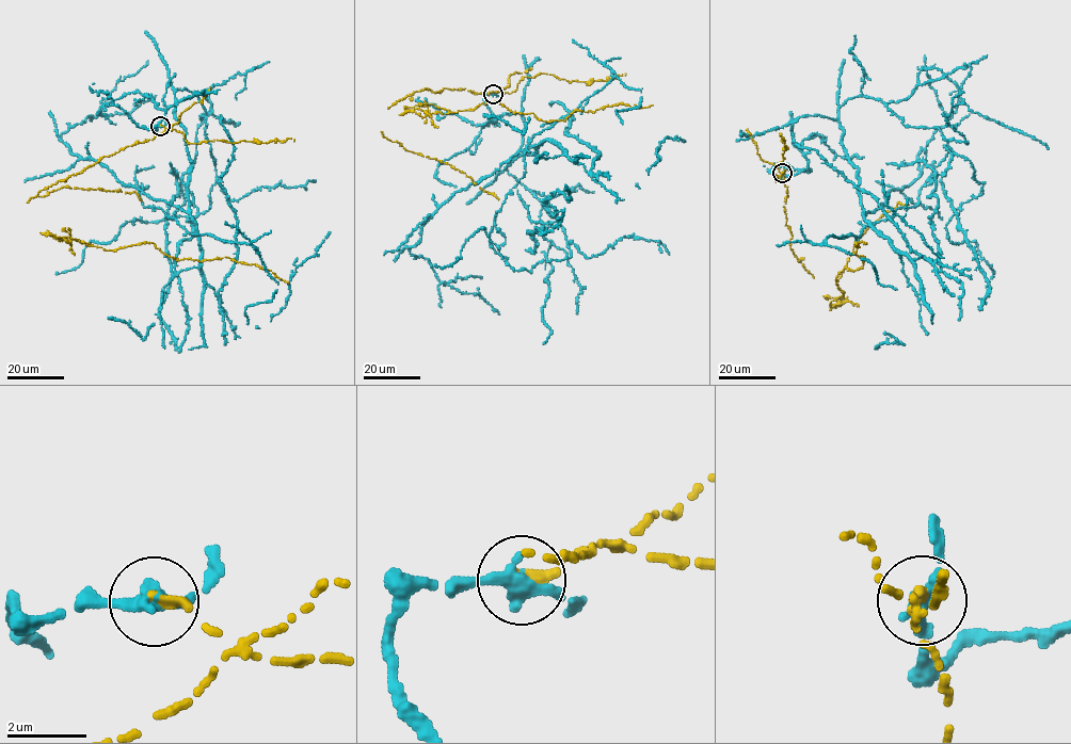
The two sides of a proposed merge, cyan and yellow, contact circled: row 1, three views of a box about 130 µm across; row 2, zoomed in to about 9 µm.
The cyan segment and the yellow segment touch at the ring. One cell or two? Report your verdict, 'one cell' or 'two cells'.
two cells

